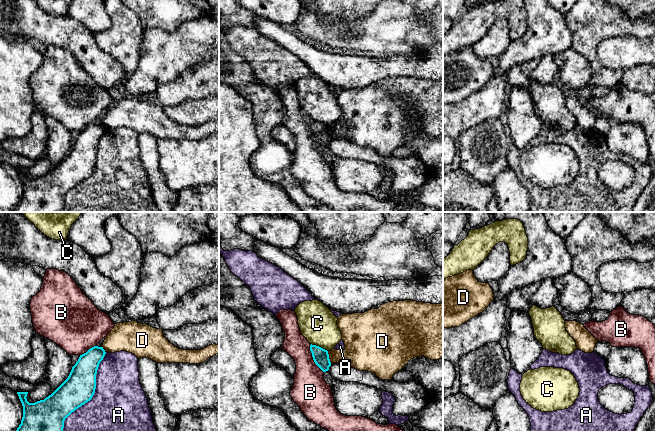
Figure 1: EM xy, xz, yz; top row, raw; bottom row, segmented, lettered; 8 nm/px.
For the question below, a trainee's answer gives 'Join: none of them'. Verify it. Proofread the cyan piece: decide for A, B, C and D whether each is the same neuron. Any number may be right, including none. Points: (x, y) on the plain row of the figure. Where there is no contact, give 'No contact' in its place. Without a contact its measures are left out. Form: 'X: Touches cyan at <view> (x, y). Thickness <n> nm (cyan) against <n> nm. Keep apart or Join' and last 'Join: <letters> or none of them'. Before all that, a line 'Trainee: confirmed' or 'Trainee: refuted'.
Trainee: confirmed
A: Touches cyan at xy (92, 172). Thickness 260 nm (cyan) against 500 nm. Keep apart
B: Touches cyan at xz (313, 134). Thickness 130 nm (cyan) against 280 nm. Keep apart
C: Touches cyan at xz (318, 122). Thickness 130 nm (cyan) against 300 nm. Keep apart
D: Touches cyan at xz (328, 133). Thickness 130 nm (cyan) against 240 nm. Keep apart
Join: none of them

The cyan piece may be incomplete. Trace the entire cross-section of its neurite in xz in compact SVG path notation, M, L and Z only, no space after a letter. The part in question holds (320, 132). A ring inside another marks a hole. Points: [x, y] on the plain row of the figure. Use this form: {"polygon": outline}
{"polygon": "M312 120L310 121L310 127L312 129L312 133L313 133L315 140L323 148L328 147L329 143L331 142L328 127L319 122L312 121Z"}

